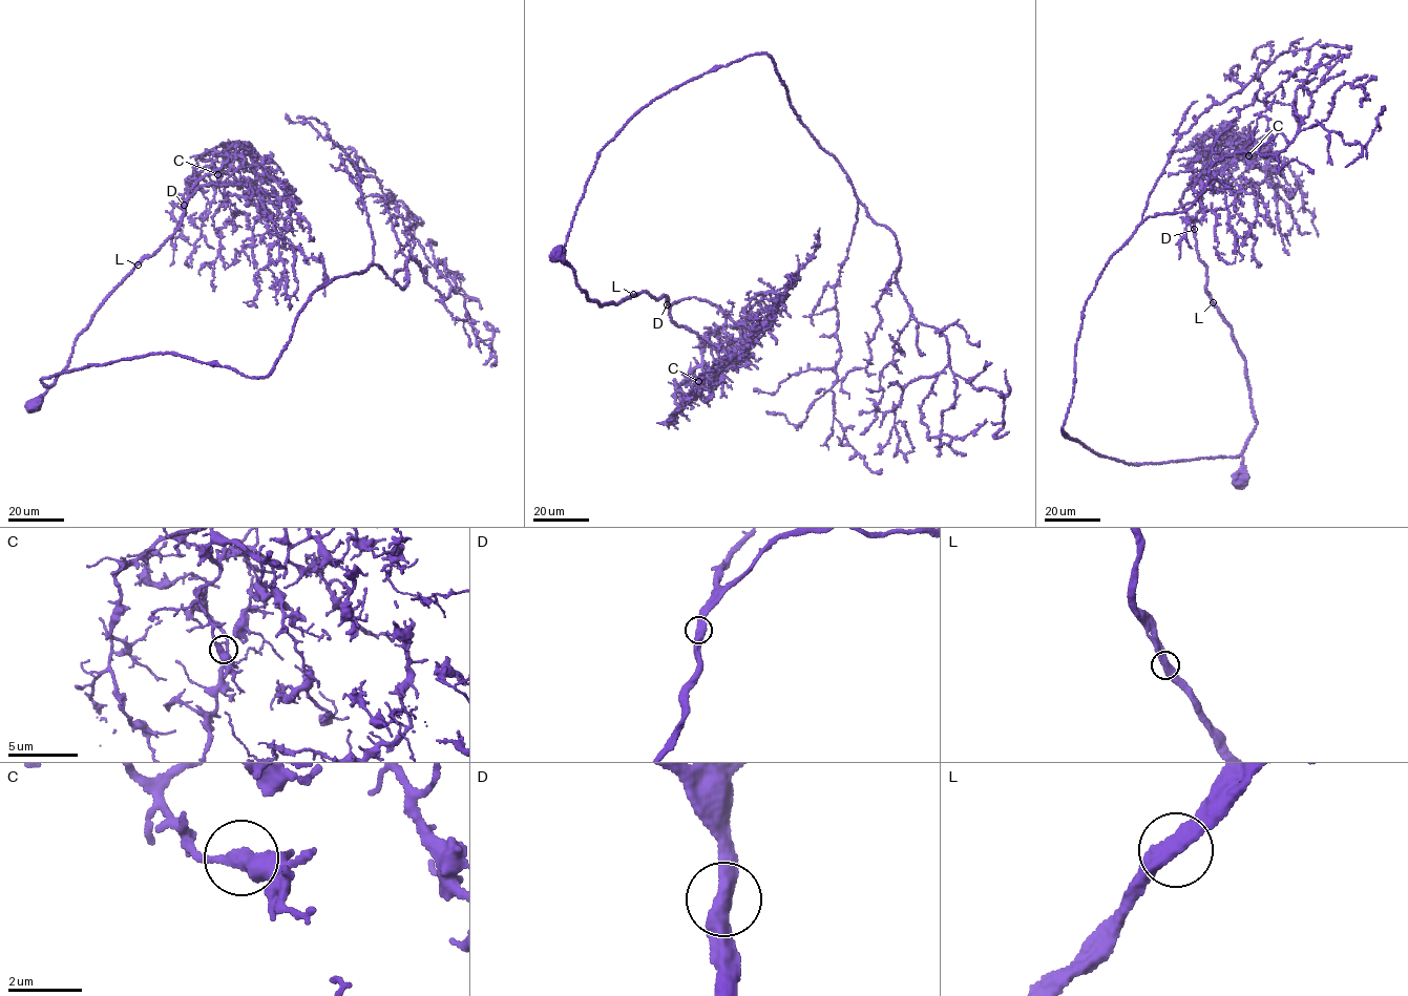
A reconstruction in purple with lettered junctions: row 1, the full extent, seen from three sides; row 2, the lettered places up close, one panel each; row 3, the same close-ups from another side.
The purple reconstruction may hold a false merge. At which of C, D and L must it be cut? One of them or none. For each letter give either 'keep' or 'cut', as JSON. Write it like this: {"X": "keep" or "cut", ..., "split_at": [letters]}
{"C": "keep", "D": "keep", "L": "keep", "split_at": []}

